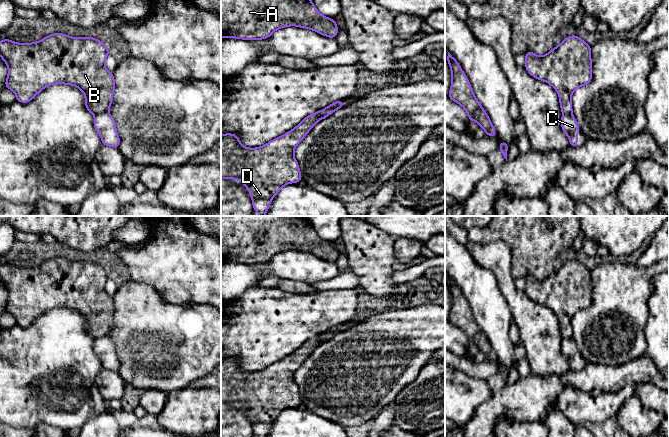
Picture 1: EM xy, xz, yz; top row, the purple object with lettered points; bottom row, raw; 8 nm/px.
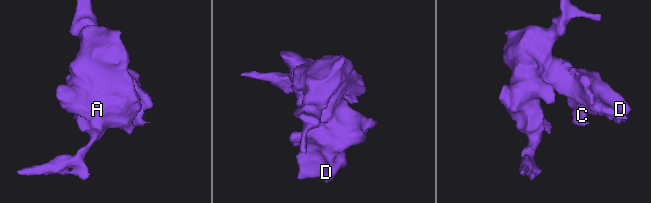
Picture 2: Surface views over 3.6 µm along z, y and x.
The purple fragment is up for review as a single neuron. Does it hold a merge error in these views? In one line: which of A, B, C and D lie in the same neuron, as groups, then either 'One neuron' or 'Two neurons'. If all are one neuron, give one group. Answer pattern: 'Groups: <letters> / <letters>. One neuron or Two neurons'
Groups: A B D / C. Two neurons

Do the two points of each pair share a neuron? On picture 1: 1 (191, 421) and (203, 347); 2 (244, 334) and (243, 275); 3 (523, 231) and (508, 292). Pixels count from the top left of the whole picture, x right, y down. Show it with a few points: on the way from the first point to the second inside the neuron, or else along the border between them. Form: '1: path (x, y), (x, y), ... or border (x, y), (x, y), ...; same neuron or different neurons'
1: border (188, 385), (174, 389), (167, 394); different neurons
2: border (258, 281), (253, 282), (231, 302); different neurons
3: border (510, 250), (511, 271), (514, 277); different neurons

